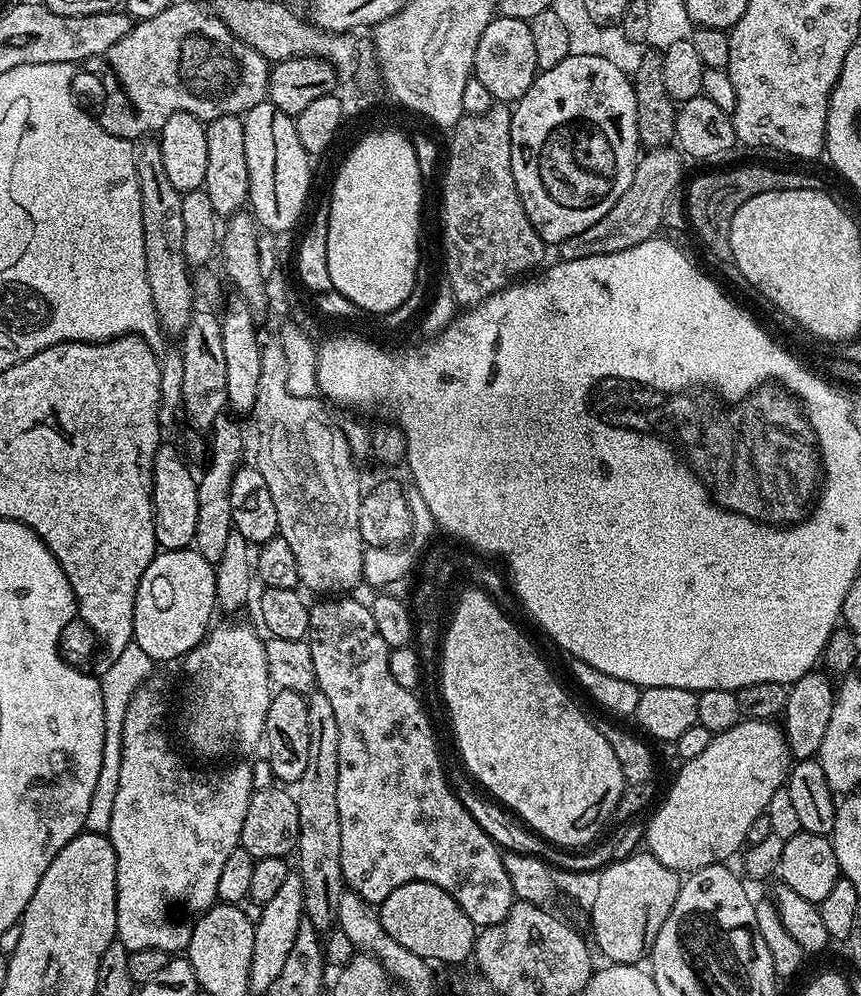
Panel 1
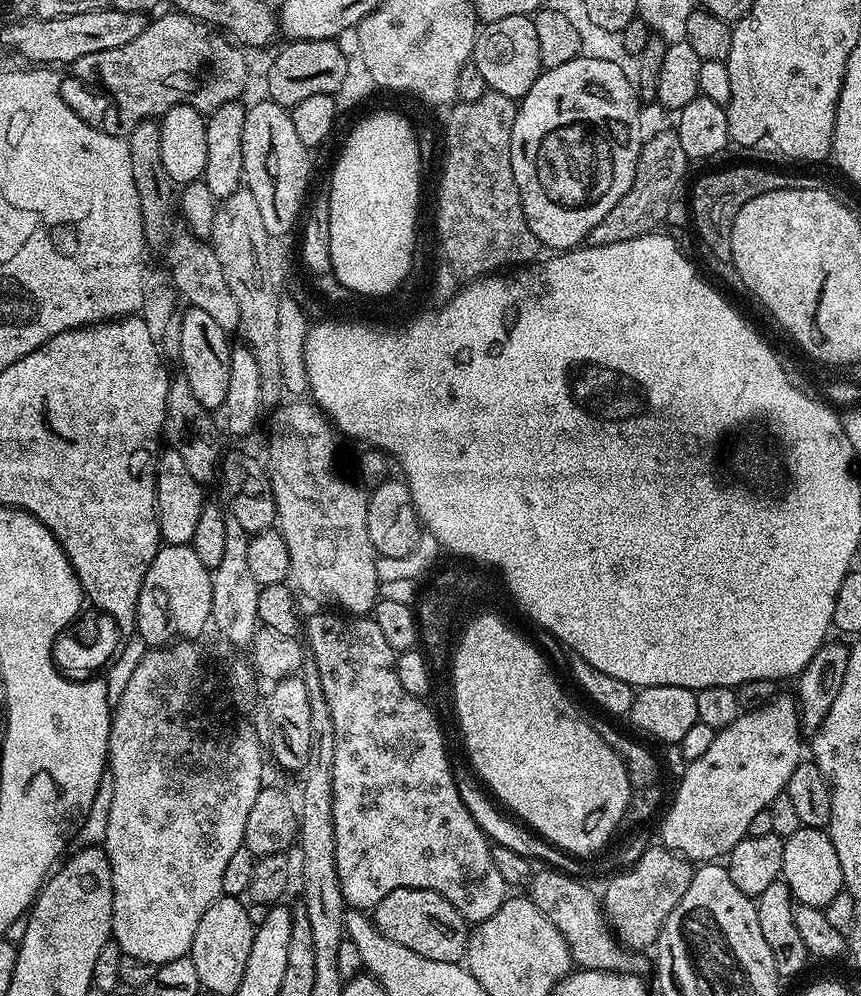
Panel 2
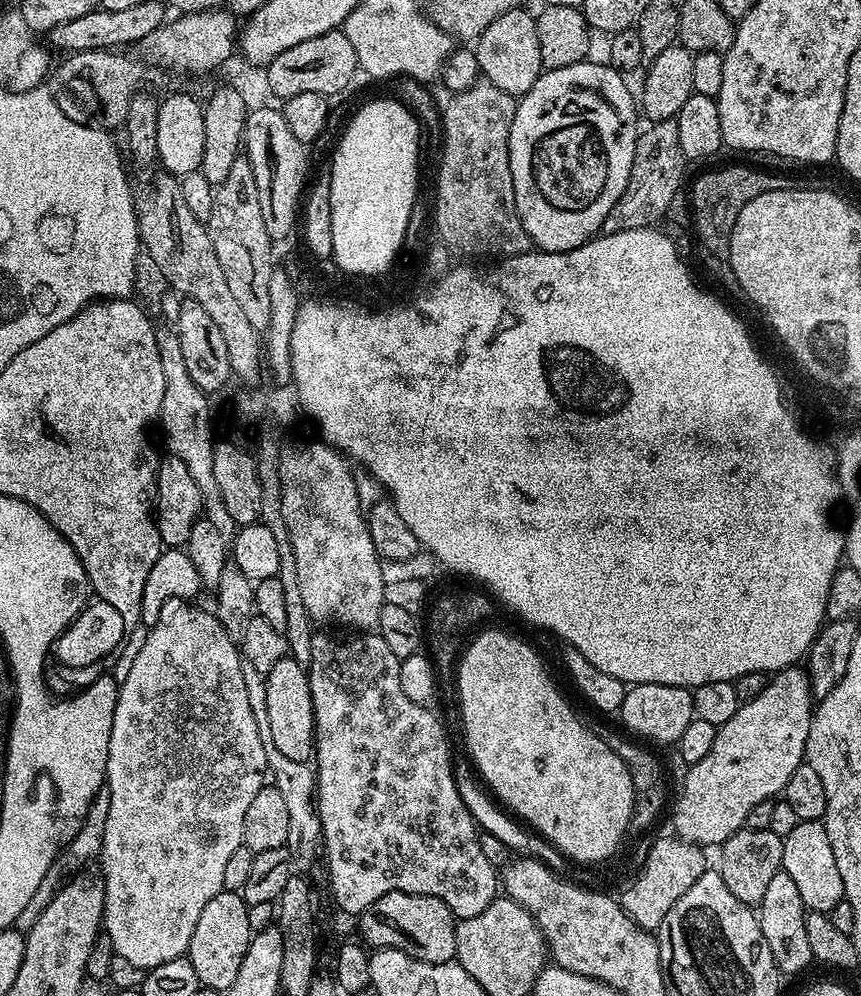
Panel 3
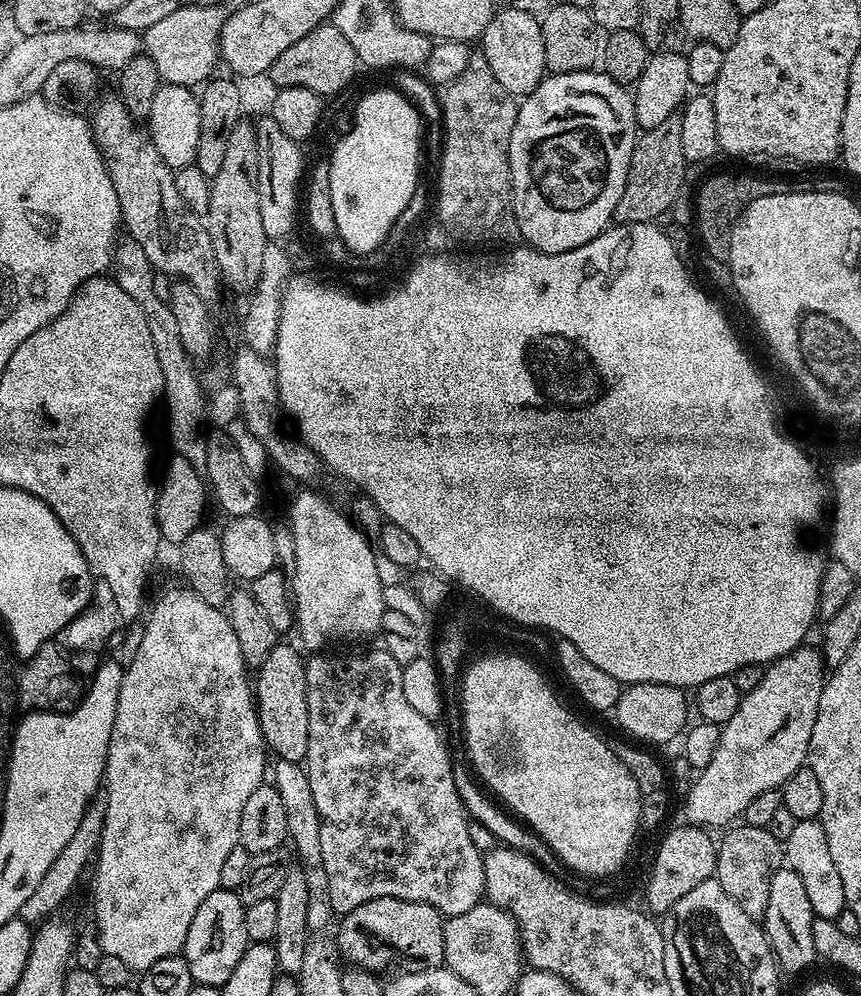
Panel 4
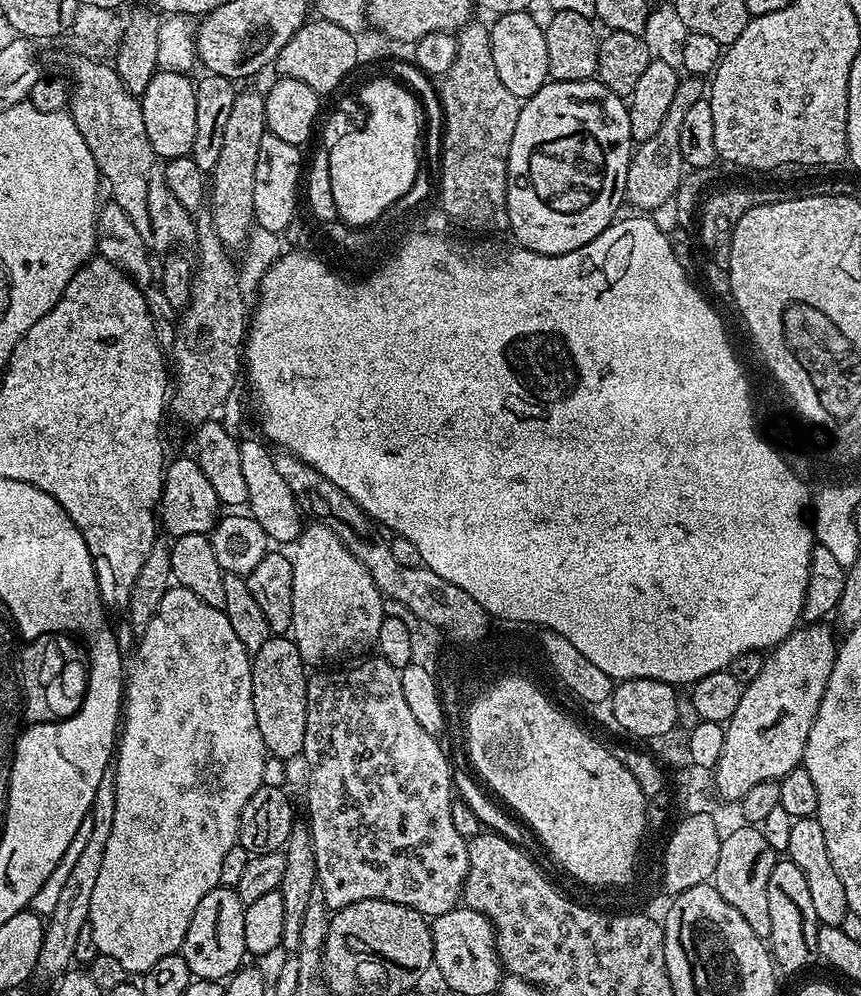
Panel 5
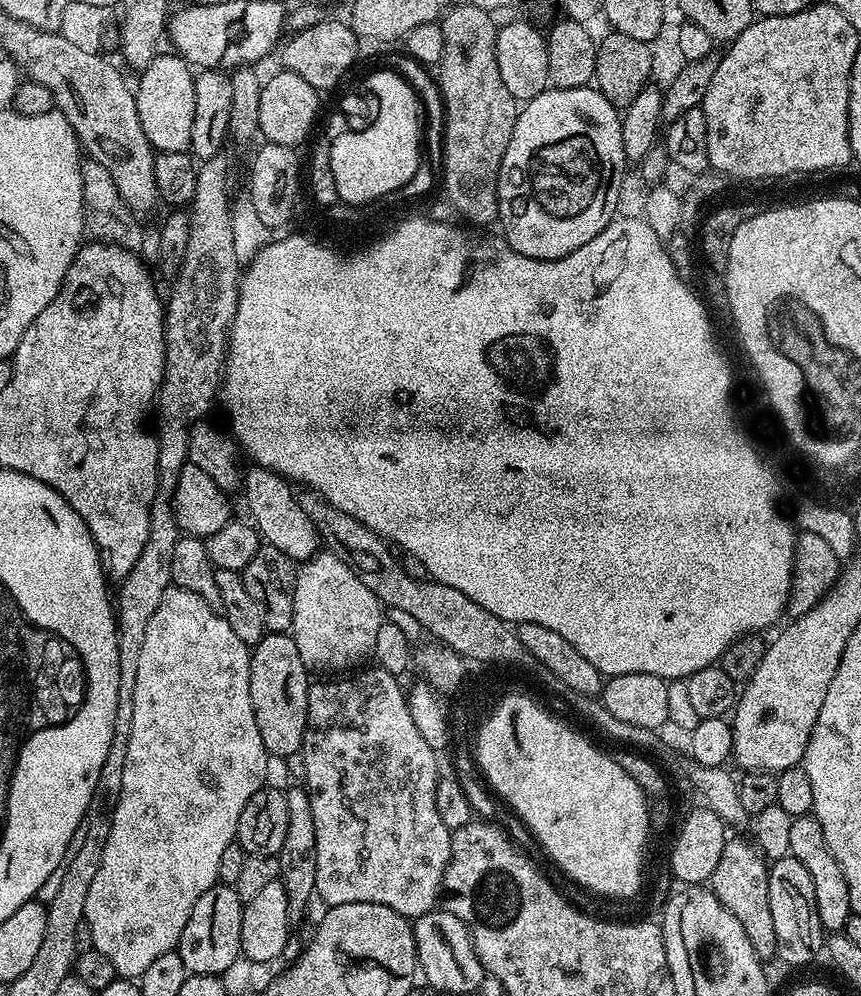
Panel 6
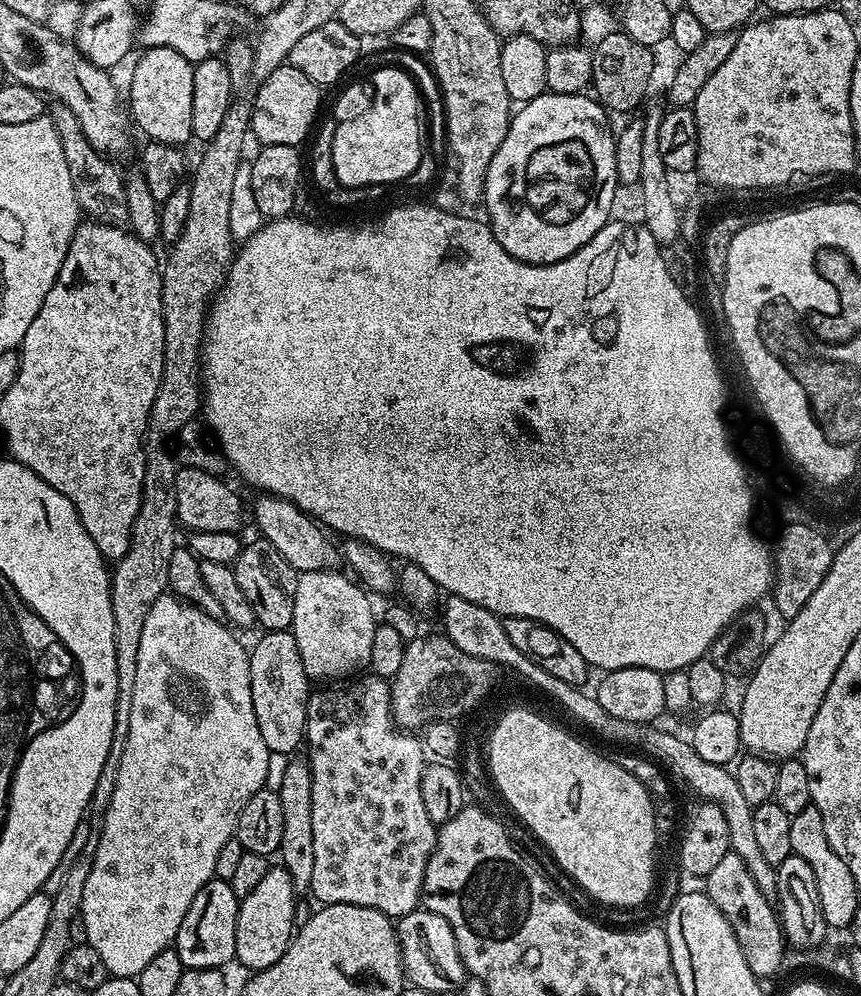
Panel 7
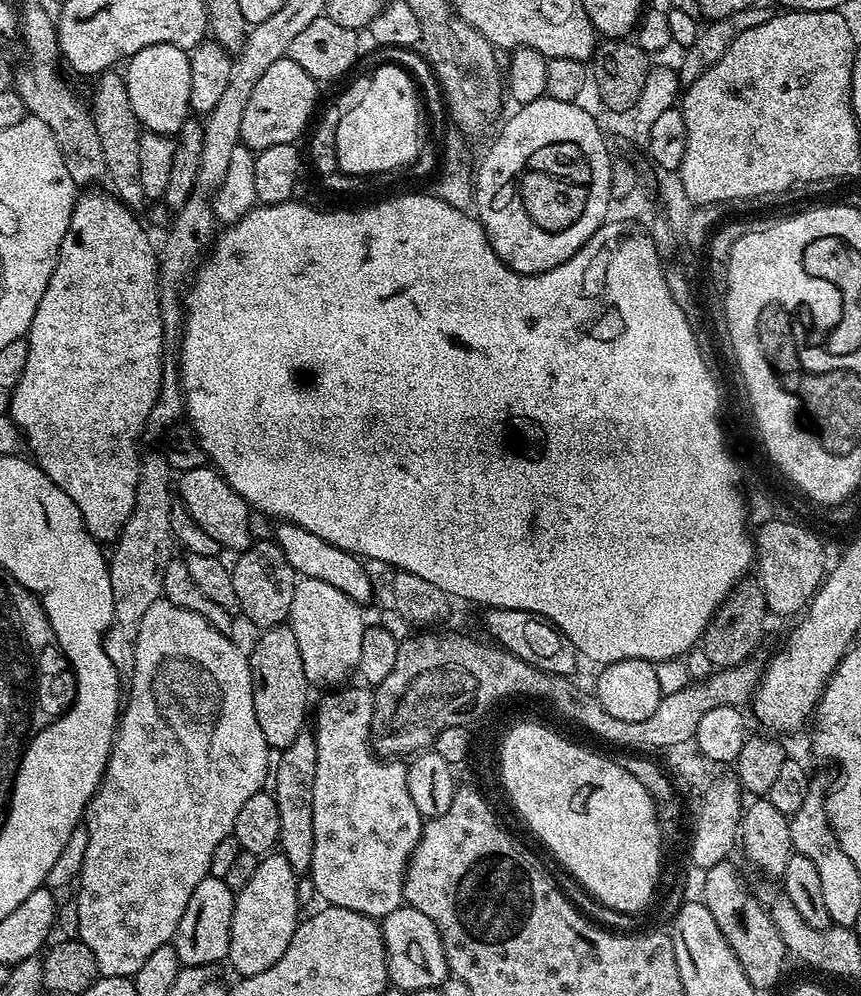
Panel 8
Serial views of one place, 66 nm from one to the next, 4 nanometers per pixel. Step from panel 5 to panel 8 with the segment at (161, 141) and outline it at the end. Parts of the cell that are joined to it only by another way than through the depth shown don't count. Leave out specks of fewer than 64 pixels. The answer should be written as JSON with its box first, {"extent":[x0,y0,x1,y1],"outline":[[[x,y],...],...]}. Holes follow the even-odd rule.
{"extent":[122,44,190,137],"outline":[[[159,44],[146,46],[138,54],[129,56],[122,75],[130,107],[141,129],[175,137],[190,118],[190,62],[189,53],[178,46]]]}

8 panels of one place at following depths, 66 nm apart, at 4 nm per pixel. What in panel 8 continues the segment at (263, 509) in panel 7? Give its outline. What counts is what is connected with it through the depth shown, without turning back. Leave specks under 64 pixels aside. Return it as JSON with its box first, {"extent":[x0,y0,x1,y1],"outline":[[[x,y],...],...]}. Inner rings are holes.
{"extent":[274,522,372,606],"outline":[[[280,522],[275,525],[276,536],[274,543],[280,547],[282,554],[286,554],[286,562],[301,577],[317,580],[318,582],[327,582],[330,586],[342,590],[346,598],[353,600],[355,604],[368,606],[372,600],[372,580],[368,577],[365,561],[352,552],[342,550],[314,534],[310,530],[302,530],[302,526]]]}

